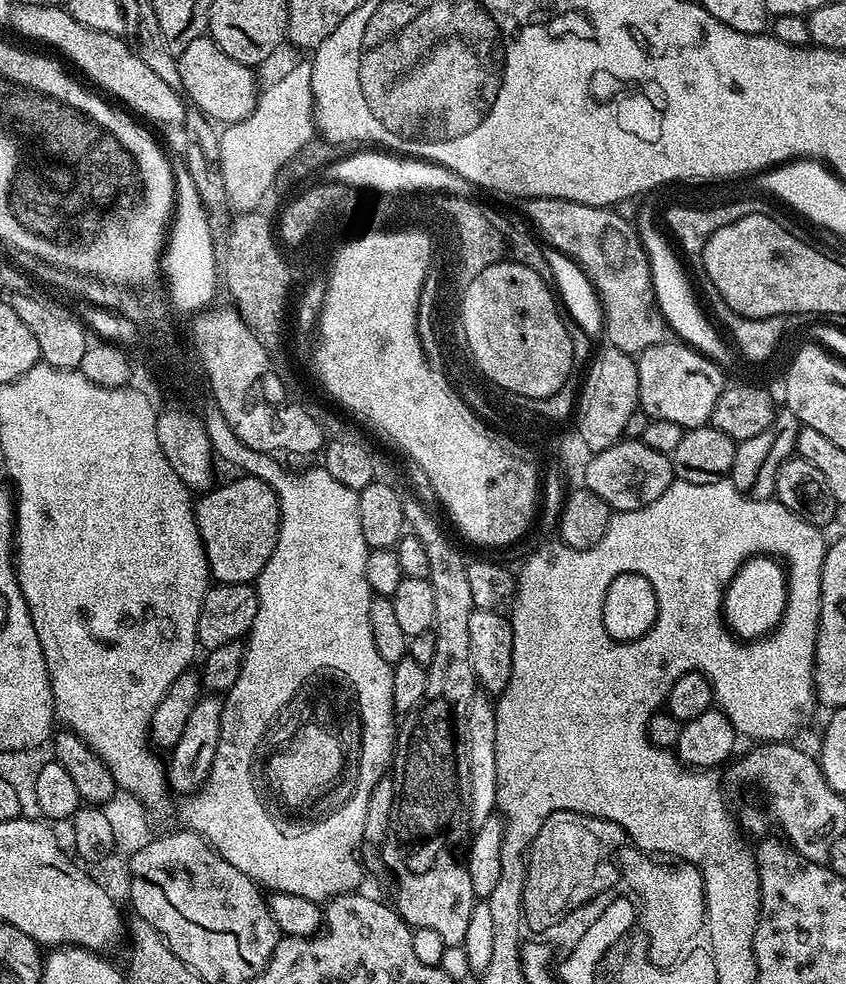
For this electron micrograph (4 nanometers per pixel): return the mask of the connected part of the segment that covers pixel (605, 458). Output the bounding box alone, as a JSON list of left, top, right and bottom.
[585,439,674,512]

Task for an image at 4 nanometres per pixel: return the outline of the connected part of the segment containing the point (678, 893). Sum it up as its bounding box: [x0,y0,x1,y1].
[619,846,706,968]

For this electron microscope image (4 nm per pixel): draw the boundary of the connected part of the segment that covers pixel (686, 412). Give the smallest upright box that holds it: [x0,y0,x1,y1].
[638,342,726,430]

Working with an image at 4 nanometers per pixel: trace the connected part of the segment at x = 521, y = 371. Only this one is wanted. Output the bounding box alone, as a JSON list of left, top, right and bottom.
[458,263,574,399]

